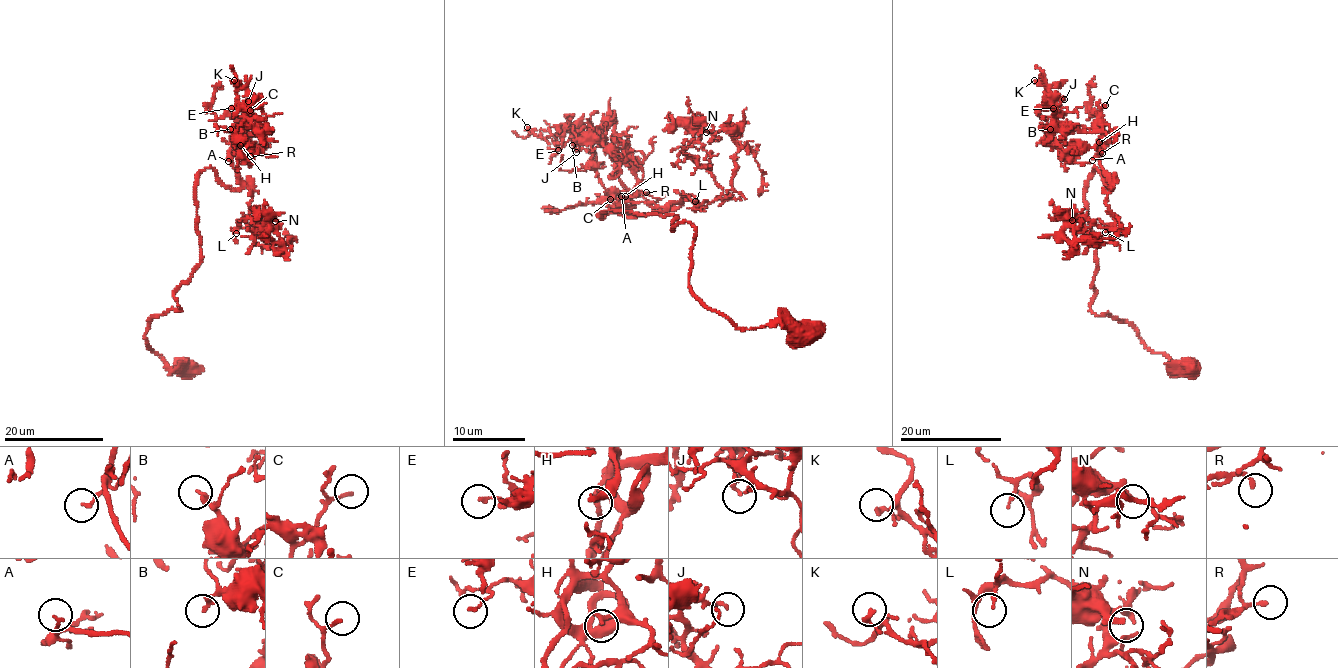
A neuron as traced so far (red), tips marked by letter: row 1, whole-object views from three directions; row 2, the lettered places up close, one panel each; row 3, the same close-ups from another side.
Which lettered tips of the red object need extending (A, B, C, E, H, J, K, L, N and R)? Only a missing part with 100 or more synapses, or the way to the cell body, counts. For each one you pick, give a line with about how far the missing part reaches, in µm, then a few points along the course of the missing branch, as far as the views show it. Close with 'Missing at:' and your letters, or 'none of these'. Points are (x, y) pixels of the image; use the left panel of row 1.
Missing at: none of these

